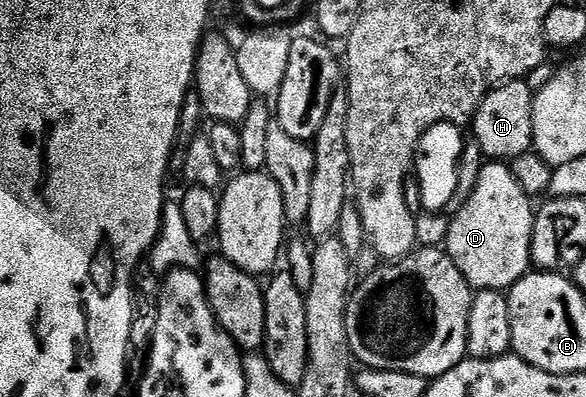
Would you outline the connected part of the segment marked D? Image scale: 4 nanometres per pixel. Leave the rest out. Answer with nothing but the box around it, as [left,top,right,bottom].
[446,162,534,290]

